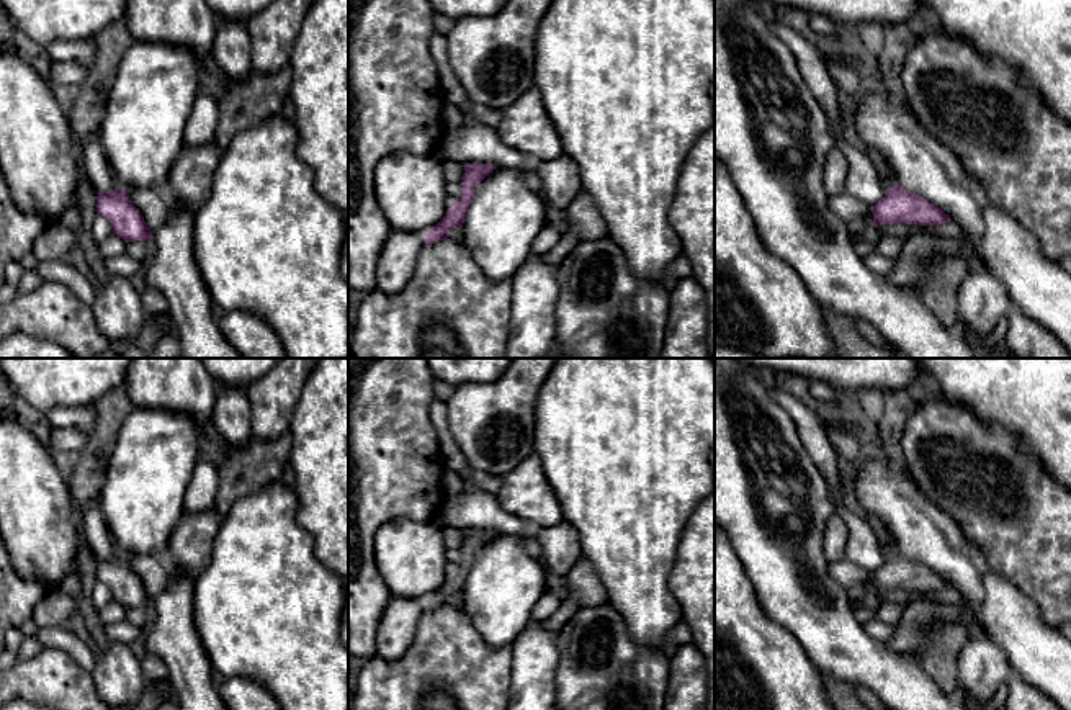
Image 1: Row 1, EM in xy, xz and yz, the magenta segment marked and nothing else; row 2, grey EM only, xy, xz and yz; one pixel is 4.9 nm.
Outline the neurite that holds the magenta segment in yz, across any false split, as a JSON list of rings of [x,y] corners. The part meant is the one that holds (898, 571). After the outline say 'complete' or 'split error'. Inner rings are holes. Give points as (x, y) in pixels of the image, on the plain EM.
[[[880,530],[880,538],[885,563],[872,573],[875,594],[894,589],[939,592],[950,587],[948,581],[929,569],[924,563],[909,559],[898,551],[888,533]]]; split error

